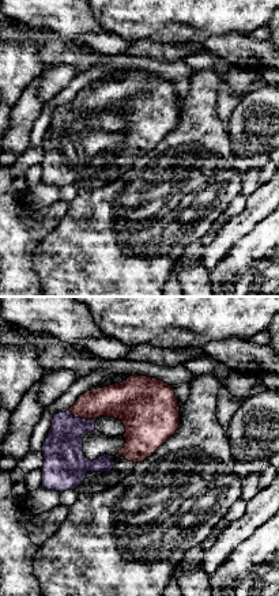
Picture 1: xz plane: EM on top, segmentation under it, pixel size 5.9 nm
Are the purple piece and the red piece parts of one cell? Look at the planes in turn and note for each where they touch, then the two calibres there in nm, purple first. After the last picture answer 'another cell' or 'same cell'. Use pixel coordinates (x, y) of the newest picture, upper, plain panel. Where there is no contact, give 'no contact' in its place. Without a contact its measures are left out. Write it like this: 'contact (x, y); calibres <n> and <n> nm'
contact (82, 113); calibres 240 and 200 nm

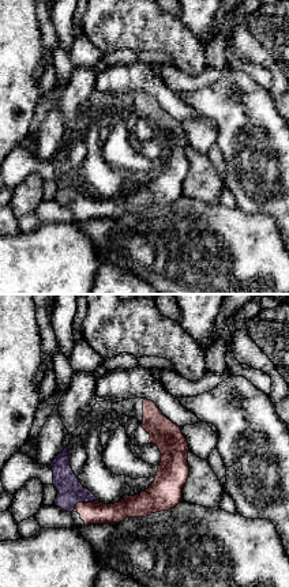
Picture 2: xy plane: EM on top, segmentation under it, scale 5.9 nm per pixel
contact (83, 196); calibres 160 and 140 nm

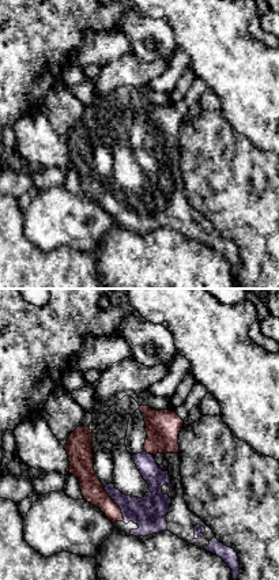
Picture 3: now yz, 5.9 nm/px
contact (116, 198); calibres 200 and 140 nm

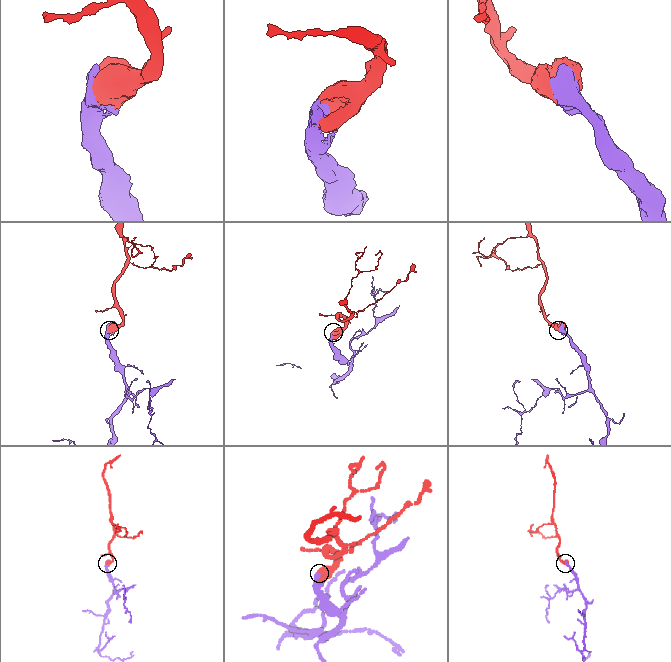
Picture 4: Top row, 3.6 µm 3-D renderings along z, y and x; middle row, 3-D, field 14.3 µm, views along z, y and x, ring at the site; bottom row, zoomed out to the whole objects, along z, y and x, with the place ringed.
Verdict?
same cell

